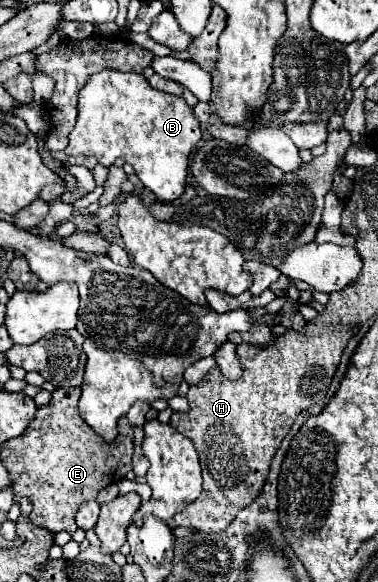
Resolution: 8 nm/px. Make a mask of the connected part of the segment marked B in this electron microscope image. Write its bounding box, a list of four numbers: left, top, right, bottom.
[64,69,202,201]

